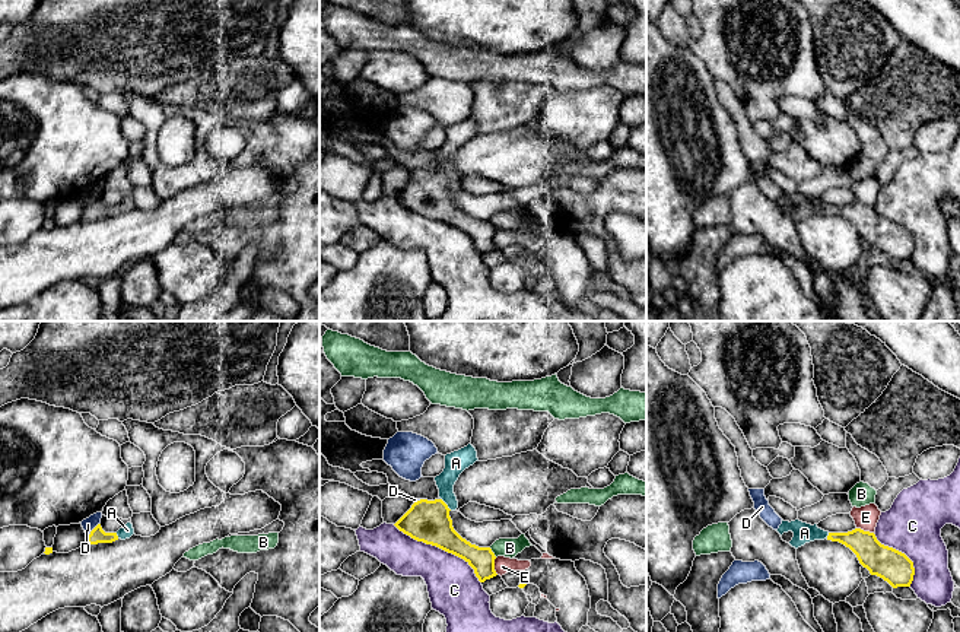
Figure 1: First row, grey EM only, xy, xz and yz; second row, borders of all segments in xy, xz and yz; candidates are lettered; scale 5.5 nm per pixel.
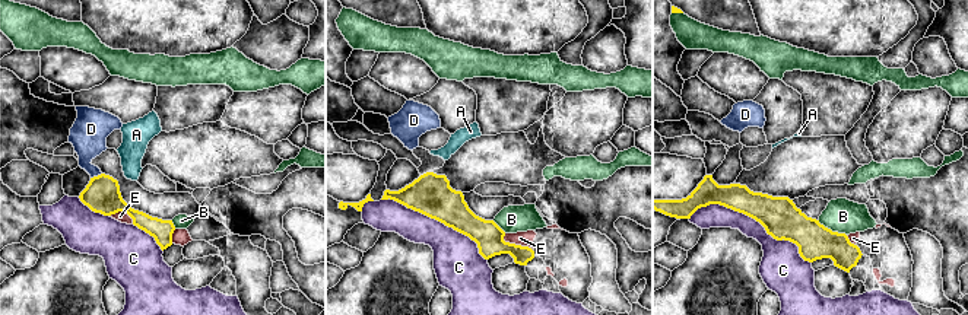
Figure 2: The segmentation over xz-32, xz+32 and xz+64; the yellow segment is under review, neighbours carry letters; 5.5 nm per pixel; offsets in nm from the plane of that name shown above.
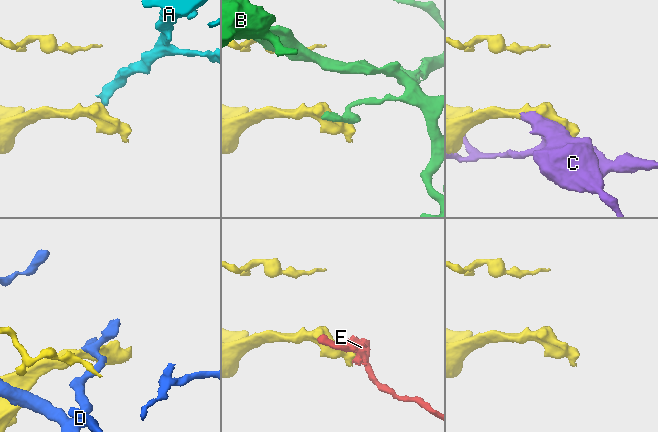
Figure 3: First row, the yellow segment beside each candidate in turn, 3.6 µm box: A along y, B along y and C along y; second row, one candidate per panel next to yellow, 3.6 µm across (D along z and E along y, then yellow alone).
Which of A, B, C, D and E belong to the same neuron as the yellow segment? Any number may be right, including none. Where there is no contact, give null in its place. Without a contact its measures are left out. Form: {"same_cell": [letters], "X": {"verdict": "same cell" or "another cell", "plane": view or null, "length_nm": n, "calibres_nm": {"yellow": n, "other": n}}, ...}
{"same_cell": ["A"], "A": {"verdict": "same cell", "plane": "xz", "length_nm": 90, "calibres_nm": {"yellow": 240, "other": 120}}, "B": {"verdict": "another cell", "plane": "xz", "length_nm": 70, "calibres_nm": {"yellow": 140, "other": 110}}, "C": {"verdict": "another cell", "plane": "xz", "length_nm": 600, "calibres_nm": {"yellow": 240, "other": 280}}, "D": {"verdict": "another cell", "plane": "xy", "length_nm": 90, "calibres_nm": {"yellow": 80, "other": 70}}, "E": {"verdict": "another cell", "plane": "xz", "length_nm": 100, "calibres_nm": {"yellow": 140, "other": 100}}}

